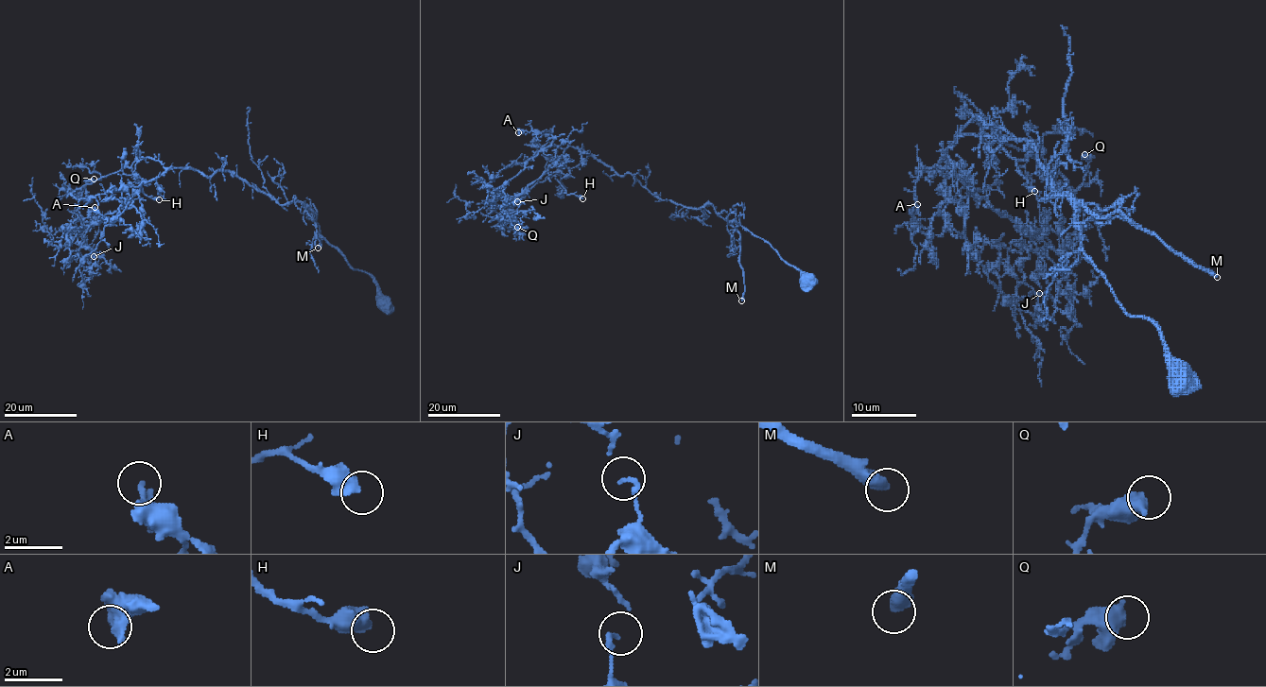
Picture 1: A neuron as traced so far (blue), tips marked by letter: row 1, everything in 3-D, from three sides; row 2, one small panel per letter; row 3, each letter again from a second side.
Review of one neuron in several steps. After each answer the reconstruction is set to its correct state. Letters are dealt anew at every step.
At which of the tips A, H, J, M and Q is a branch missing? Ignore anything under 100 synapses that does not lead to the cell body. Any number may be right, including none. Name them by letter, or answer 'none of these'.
M

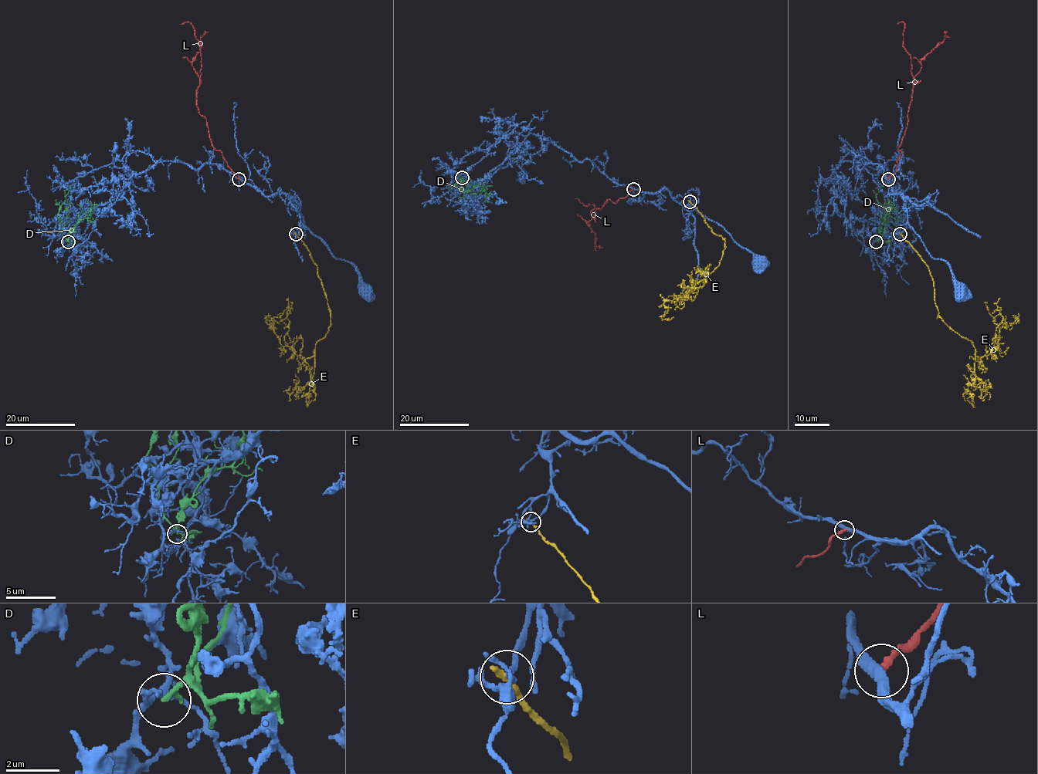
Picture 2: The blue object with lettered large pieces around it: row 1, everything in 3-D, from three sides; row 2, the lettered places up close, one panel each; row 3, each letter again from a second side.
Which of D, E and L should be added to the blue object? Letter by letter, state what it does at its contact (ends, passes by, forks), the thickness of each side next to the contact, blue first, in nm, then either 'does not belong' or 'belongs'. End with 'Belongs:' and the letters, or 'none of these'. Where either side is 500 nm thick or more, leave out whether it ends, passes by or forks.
D: it ends; calibres 190 and 190 nm; does not belong
E: it ends; calibres 150 and 240 nm; does not belong
L: it ends; calibres 360 and 240 nm; does not belong
Belongs: none of these

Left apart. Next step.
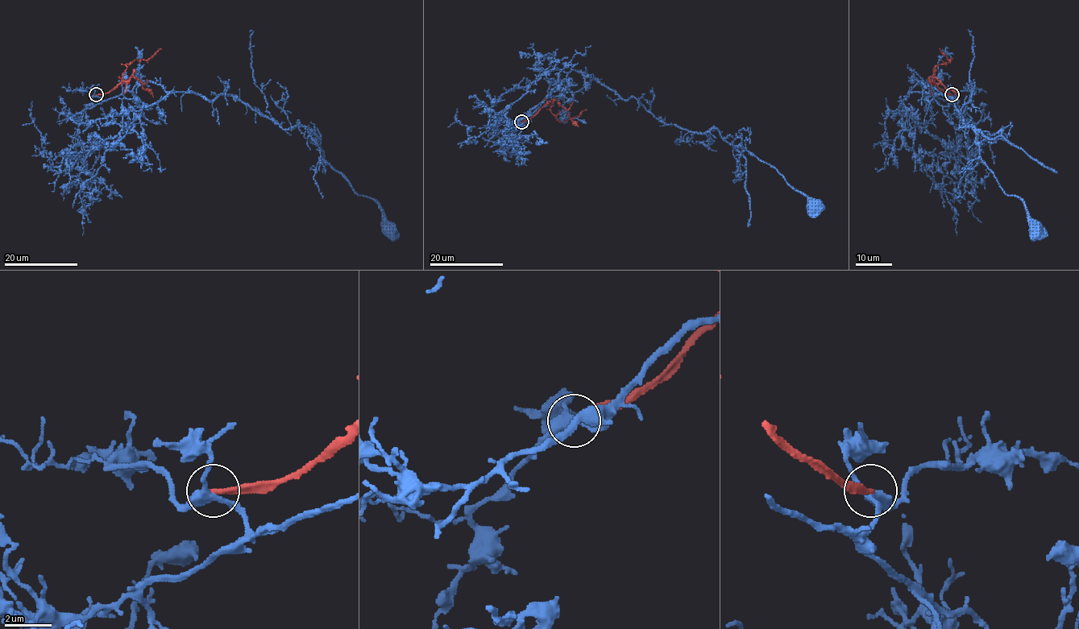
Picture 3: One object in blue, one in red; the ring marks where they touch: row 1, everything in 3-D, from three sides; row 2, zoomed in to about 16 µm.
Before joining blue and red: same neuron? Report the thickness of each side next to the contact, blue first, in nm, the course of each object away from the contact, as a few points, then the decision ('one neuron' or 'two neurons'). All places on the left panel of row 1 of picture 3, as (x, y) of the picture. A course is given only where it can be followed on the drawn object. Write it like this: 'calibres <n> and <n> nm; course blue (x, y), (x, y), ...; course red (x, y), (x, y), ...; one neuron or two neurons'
calibres 320 and 240 nm; course blue (95, 95), (102, 101), (152, 81), (210, 101), (230, 95), (284, 129), (301, 126), (390, 228); course red (95, 95), (109, 93), (120, 81), (126, 68), (125, 64), (135, 59), (150, 59), (161, 49); two neurons

